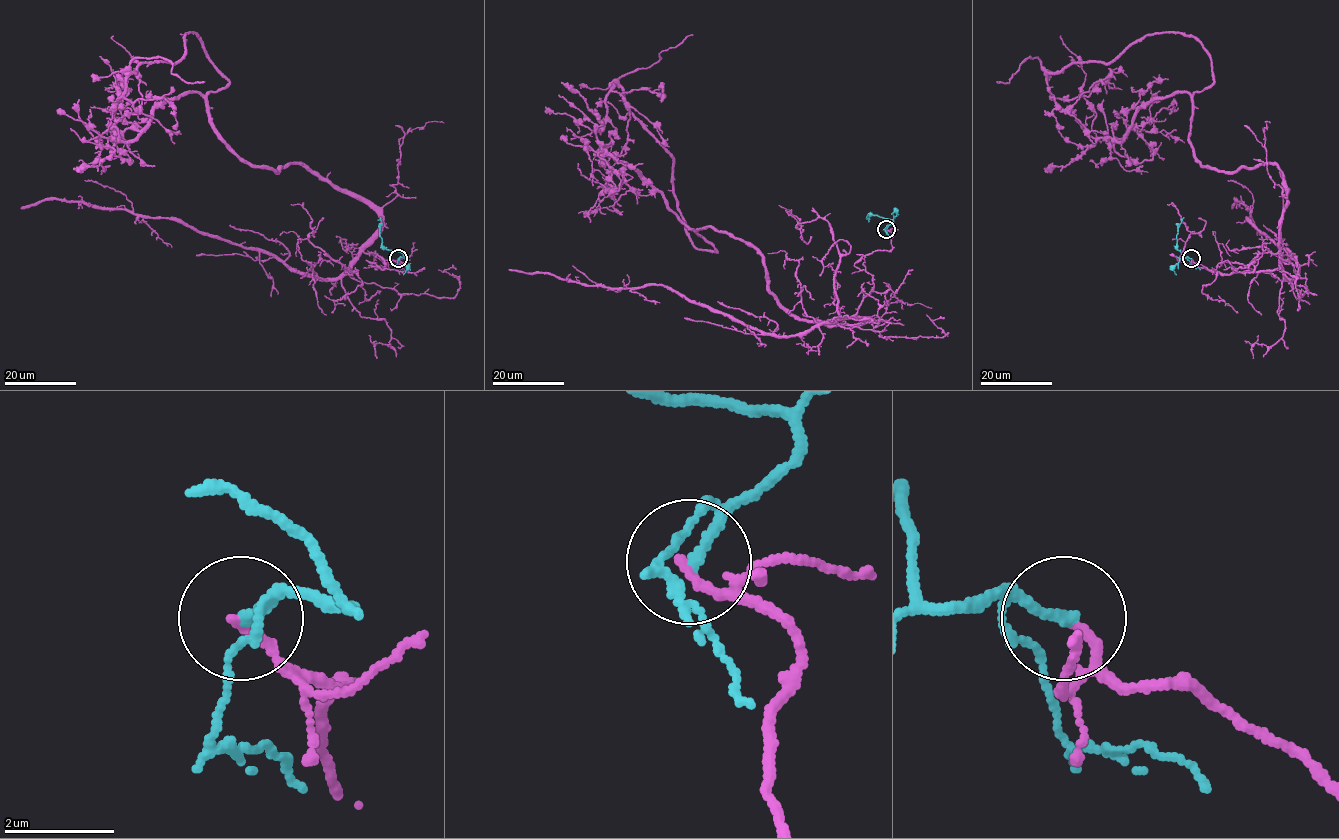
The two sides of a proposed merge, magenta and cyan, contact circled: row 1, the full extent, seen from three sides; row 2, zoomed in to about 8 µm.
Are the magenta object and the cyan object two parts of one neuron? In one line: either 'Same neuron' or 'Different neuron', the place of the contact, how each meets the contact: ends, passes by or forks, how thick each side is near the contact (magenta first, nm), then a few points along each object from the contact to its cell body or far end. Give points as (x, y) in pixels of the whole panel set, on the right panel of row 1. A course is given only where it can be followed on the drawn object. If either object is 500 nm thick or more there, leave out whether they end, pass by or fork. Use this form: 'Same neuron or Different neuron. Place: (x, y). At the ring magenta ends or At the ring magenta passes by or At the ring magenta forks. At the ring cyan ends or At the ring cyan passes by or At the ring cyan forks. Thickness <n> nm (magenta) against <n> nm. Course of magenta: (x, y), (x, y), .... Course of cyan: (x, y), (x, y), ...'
Different neuron. Place: (1191, 258). At the ring magenta ends. At the ring cyan ends. Thickness 150 nm (magenta) against 200 nm. Course of magenta: (1191, 259), (1276, 253), (1282, 172), (1194, 154), (1193, 37), (1047, 87), (1067, 109), (1127, 76). Course of cyan: (1191, 259), (1181, 256), (1177, 249), (1178, 226), (1184, 217)

